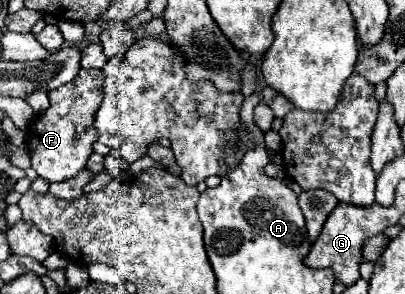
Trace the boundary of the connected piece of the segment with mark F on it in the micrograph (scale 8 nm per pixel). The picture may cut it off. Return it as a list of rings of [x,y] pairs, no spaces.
[[[82,68],[72,82],[48,92],[52,106],[44,114],[36,116],[30,128],[26,130],[26,144],[32,152],[32,168],[46,182],[52,184],[70,180],[86,168],[86,162],[92,156],[92,144],[98,138],[94,128],[94,116],[104,96],[102,82],[102,70]]]

